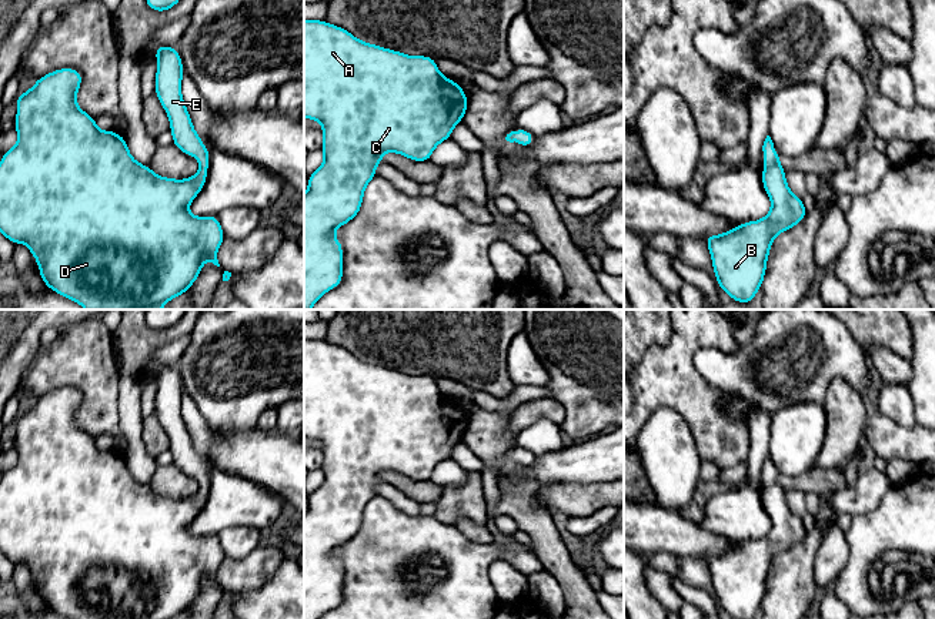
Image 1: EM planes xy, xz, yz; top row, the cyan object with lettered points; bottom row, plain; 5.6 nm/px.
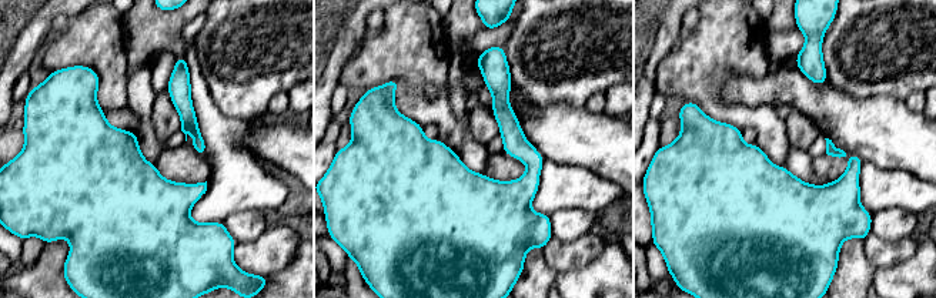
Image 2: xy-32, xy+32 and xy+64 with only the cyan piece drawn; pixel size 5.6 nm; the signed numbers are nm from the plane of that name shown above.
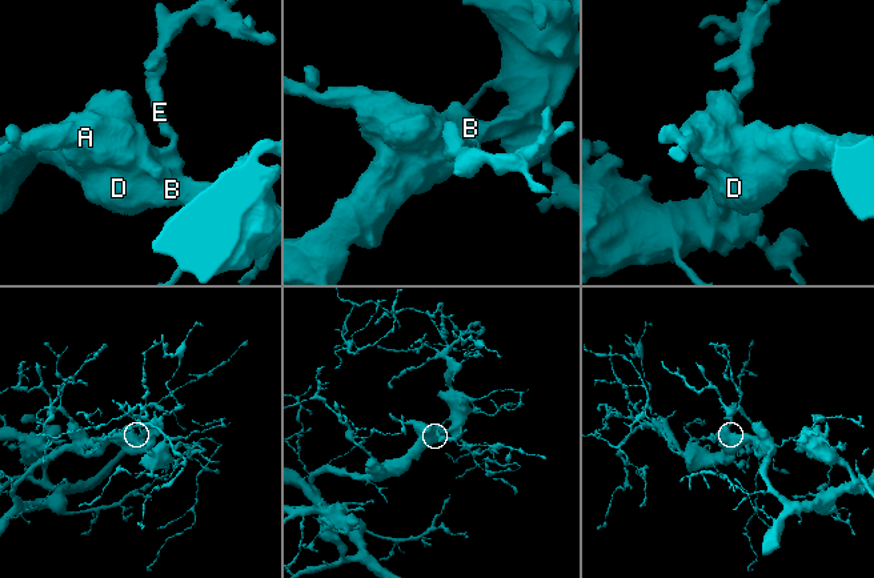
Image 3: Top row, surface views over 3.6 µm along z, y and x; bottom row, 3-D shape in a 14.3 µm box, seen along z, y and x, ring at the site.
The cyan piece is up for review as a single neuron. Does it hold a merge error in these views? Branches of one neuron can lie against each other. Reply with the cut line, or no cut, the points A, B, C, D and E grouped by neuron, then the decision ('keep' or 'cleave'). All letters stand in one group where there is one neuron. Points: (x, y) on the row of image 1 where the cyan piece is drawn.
cut none; groups A B C D E; keep

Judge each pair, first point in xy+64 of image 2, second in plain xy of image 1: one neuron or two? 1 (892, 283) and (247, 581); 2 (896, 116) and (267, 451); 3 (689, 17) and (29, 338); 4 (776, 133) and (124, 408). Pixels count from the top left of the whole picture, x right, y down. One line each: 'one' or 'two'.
1: two
2: one
3: two
4: two

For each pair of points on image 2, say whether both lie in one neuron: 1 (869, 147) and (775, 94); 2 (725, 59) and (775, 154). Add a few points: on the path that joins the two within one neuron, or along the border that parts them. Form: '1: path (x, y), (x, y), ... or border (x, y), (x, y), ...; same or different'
1: path (846, 124), (826, 106), (798, 94); same
2: path (708, 87), (725, 113), (759, 126); same

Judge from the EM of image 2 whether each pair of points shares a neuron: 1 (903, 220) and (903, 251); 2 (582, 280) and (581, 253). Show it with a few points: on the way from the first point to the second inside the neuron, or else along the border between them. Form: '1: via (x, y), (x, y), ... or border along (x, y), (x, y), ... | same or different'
1: border along (871, 231), (883, 240), (901, 240), (912, 235) | different
2: border along (605, 243), (604, 248), (587, 264), (557, 273) | different

